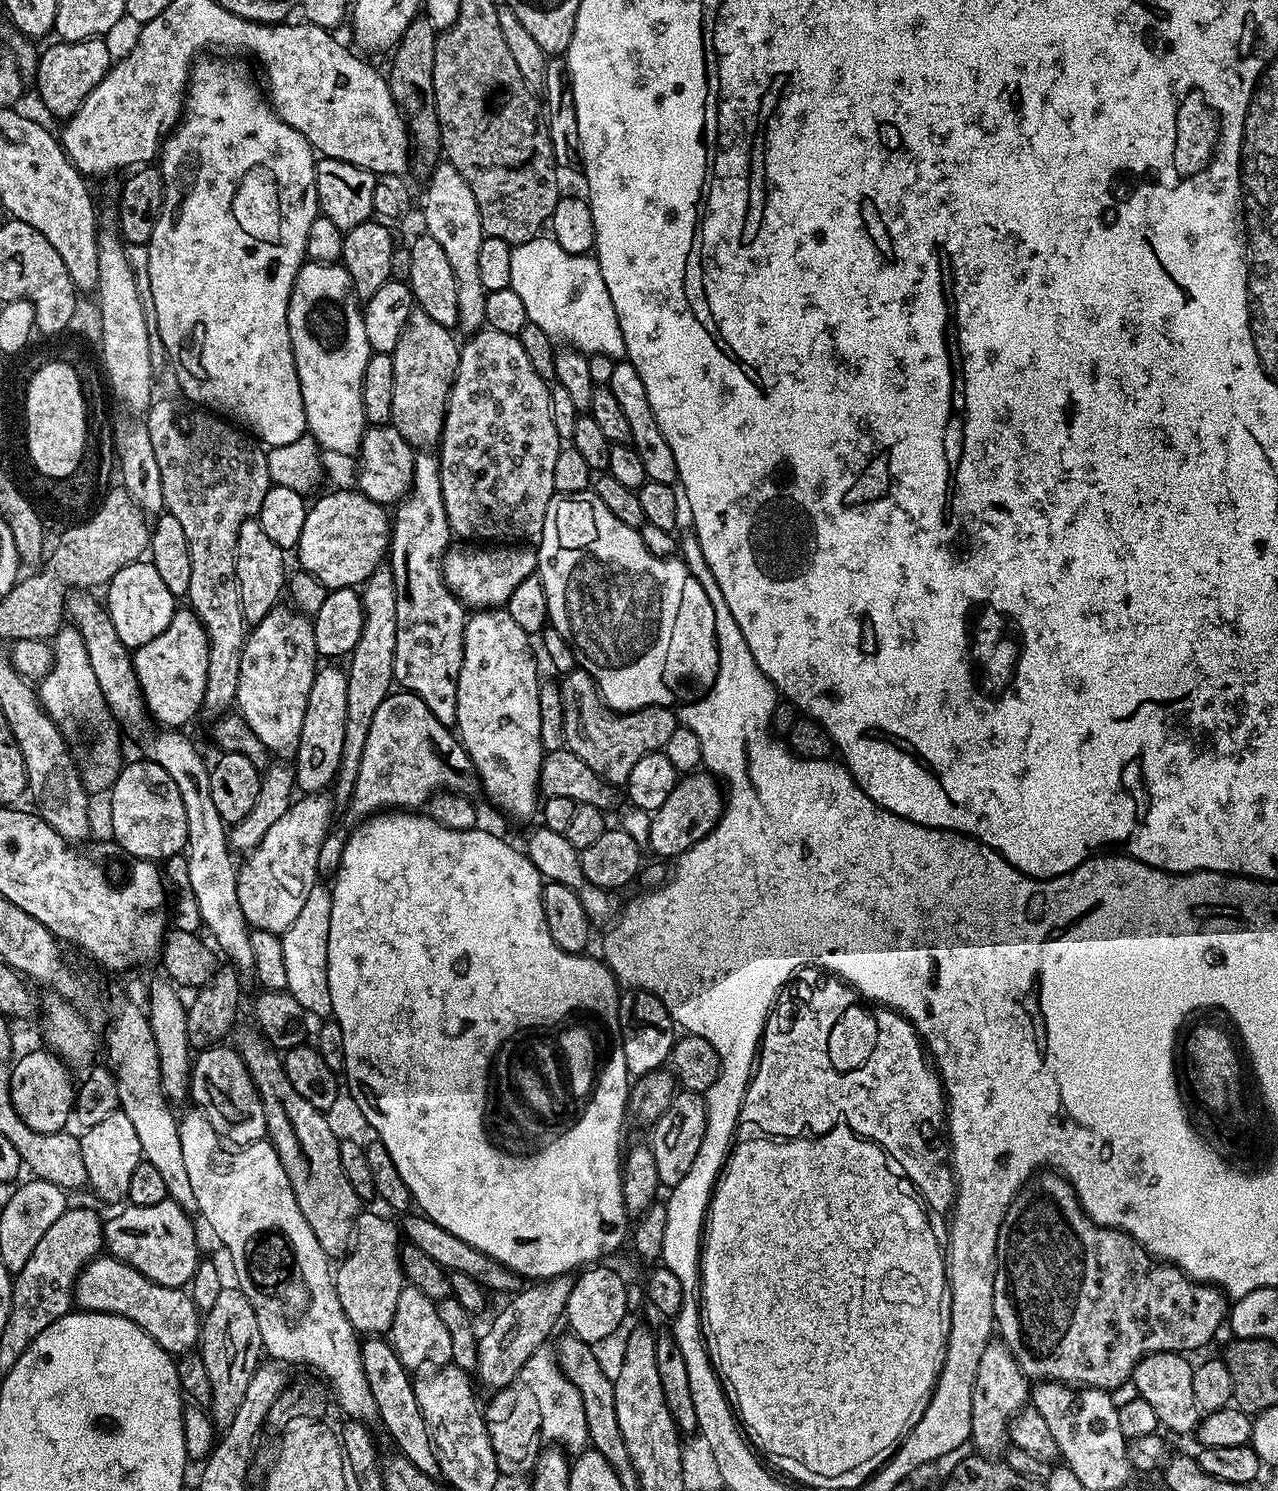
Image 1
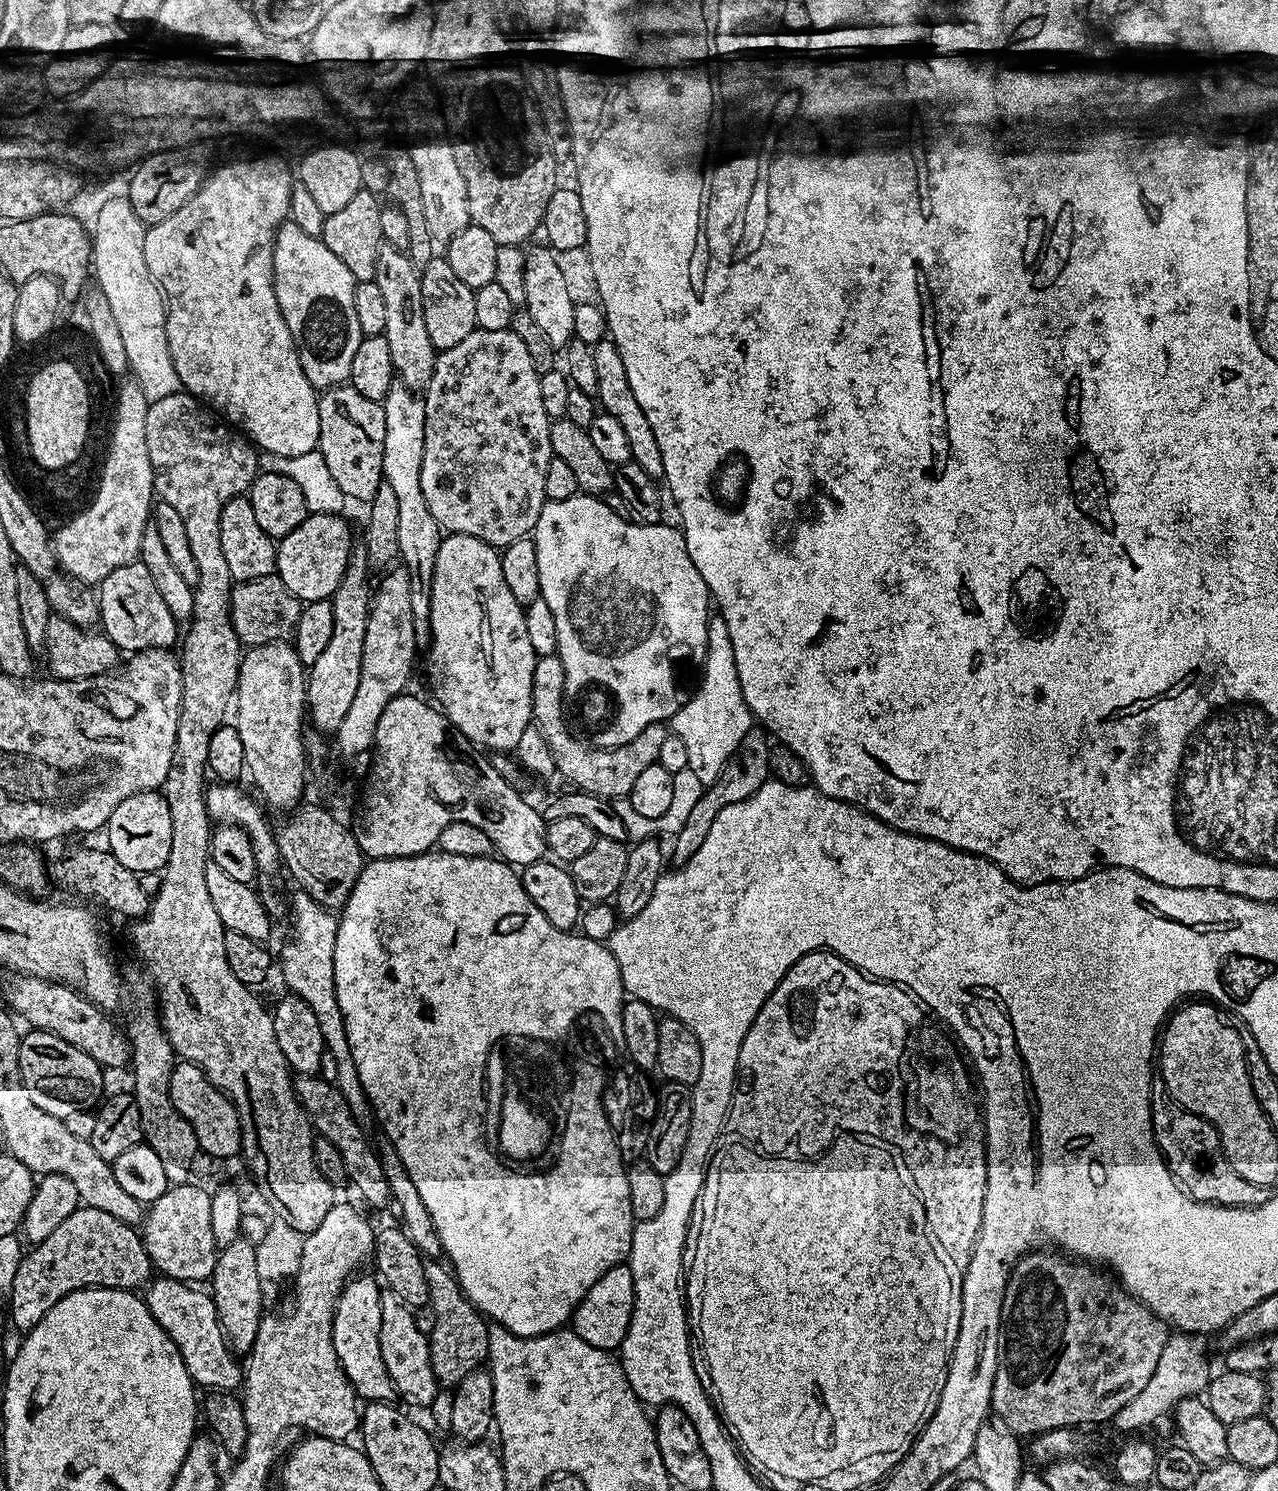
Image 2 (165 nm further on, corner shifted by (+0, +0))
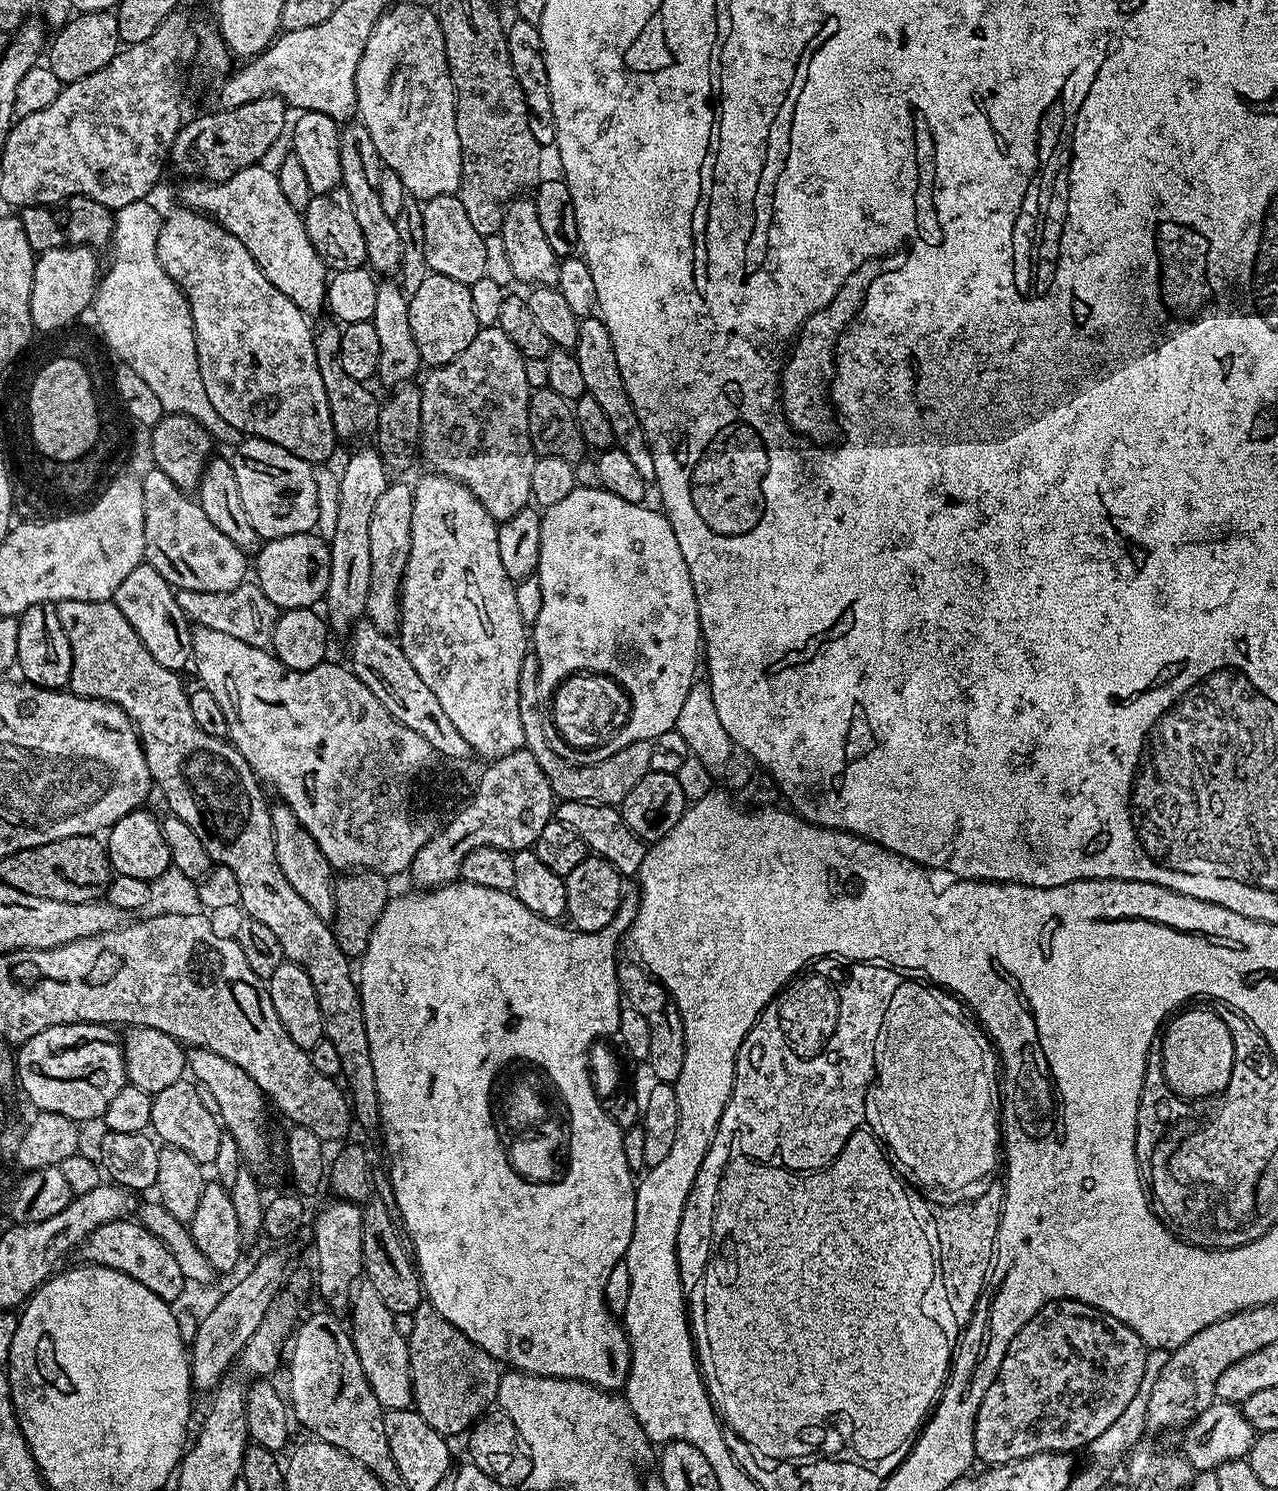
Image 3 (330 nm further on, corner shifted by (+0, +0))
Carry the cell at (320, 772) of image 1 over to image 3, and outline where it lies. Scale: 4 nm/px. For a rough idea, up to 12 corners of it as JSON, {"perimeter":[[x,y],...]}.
{"perimeter":[[375,447],[339,469],[327,619],[366,612],[370,516],[390,471]]}

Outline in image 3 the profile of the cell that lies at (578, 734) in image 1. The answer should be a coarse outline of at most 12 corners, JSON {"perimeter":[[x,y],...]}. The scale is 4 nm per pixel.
{"perimeter":[[540,665],[518,678],[524,747],[553,797],[619,806],[652,771],[639,740],[593,764],[558,758],[544,739]]}

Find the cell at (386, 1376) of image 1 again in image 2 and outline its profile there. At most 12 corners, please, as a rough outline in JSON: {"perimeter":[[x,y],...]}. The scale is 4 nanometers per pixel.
{"perimeter":[[345,1283],[334,1354],[361,1401],[398,1393],[382,1362],[382,1288]]}

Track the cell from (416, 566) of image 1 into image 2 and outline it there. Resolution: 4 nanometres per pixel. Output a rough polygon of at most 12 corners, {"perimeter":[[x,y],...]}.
{"perimeter":[[383,401],[383,479],[398,498],[399,555],[431,573],[442,529],[419,485],[424,405]]}

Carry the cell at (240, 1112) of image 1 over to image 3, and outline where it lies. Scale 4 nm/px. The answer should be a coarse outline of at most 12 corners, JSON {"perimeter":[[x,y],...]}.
{"perimeter":[[191,1079],[153,1095],[151,1131],[200,1165],[218,1158],[217,1113]]}

